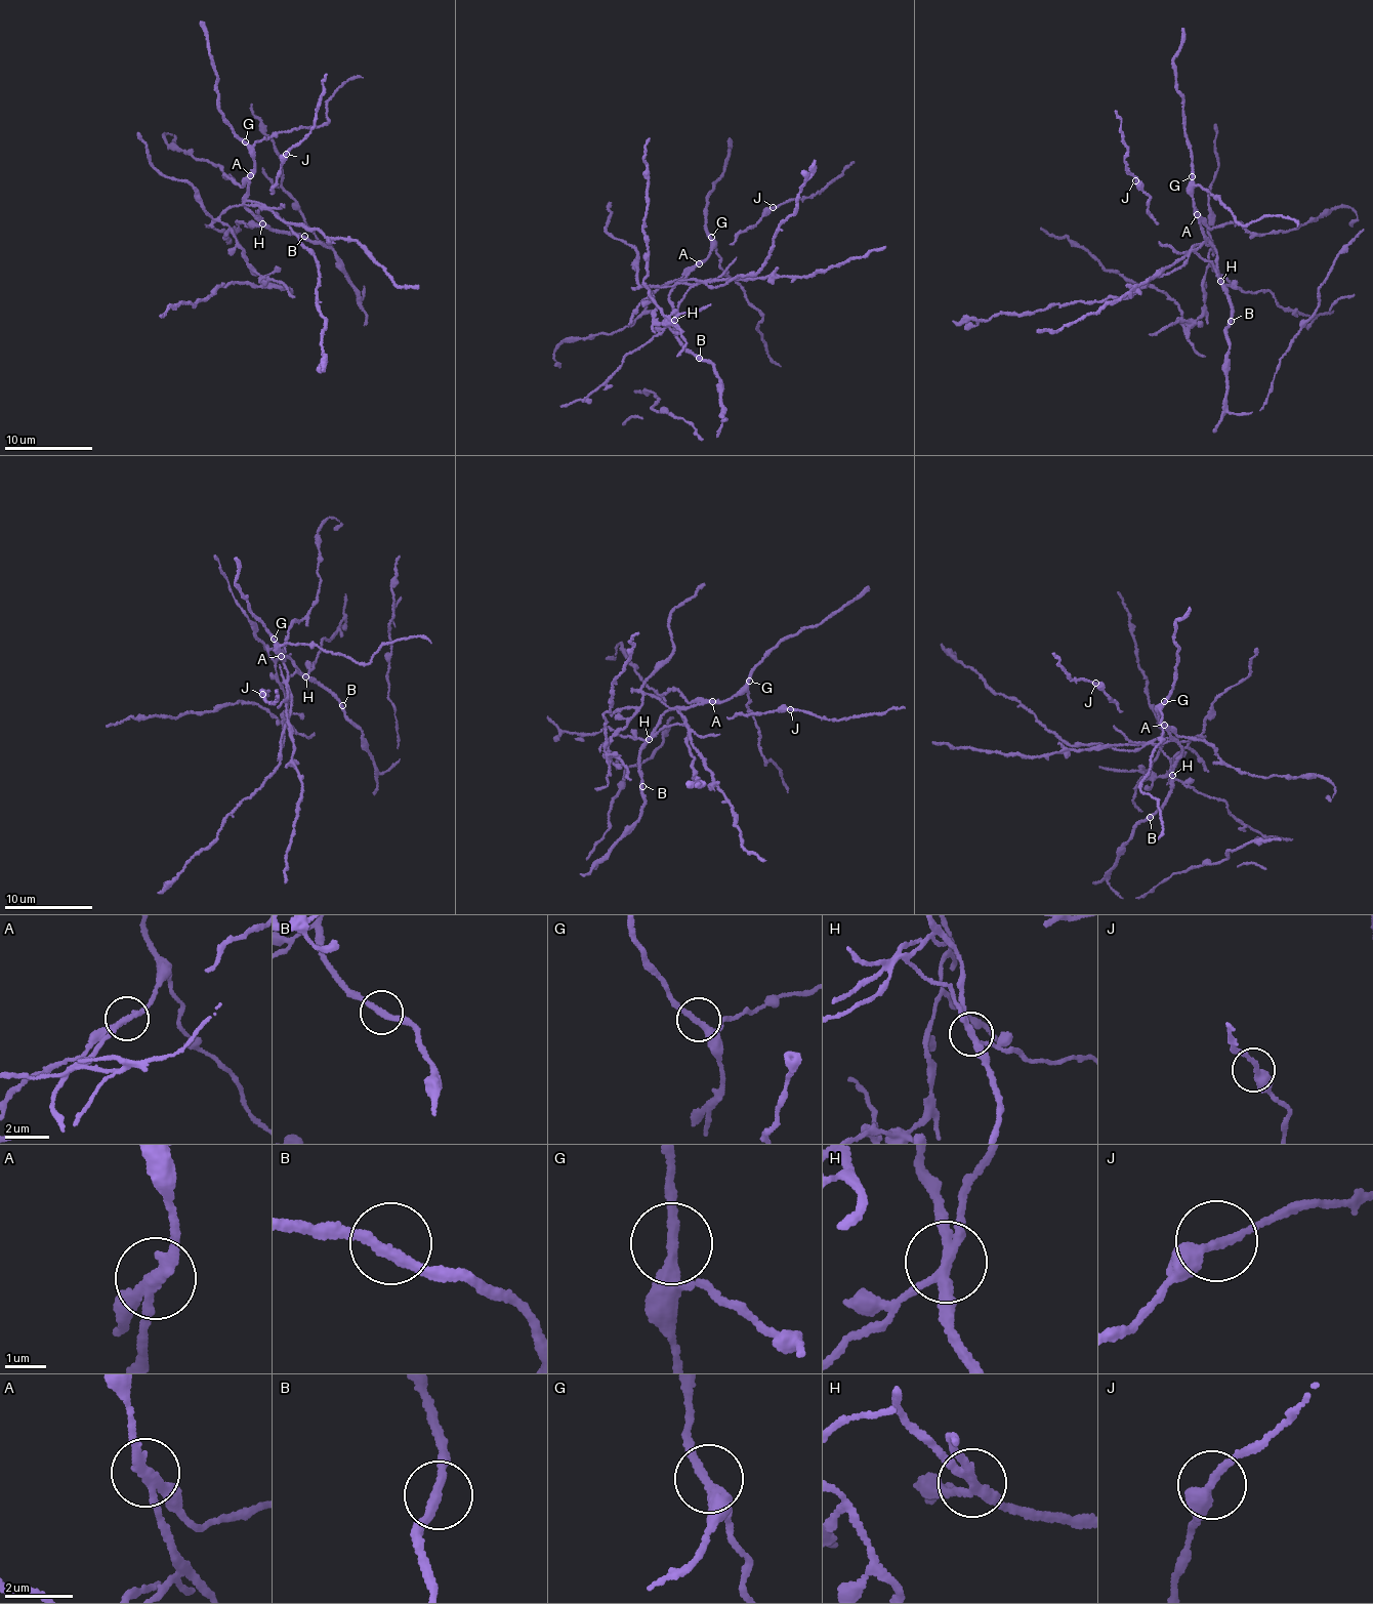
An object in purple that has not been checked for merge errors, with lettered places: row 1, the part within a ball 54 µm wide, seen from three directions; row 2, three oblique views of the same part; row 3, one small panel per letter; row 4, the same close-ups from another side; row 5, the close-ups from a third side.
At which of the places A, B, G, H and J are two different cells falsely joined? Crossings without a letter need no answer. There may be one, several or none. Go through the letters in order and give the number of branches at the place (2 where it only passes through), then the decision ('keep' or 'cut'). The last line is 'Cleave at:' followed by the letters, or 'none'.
A: 2 branches meet; cut
B: 2 branches meet; keep
G: 3 branches meet; keep
H: 3 branches meet; cut
J: 2 branches meet; keep
Cleave at: A, H

